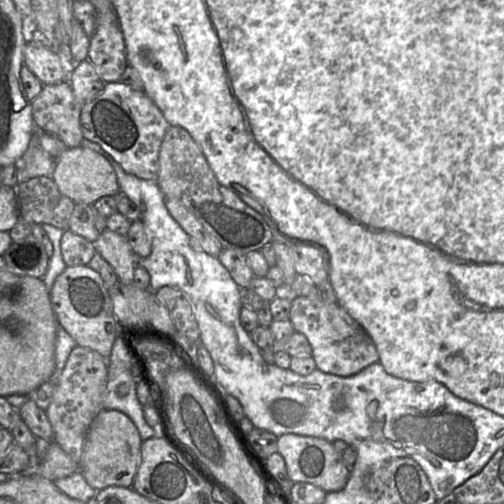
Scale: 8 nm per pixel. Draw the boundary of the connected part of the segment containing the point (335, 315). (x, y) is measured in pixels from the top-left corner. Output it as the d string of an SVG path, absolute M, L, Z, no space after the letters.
M320 296L292 297L289 320L295 332L308 339L316 368L322 372L348 377L379 362L379 354L371 337L338 303L325 302Z

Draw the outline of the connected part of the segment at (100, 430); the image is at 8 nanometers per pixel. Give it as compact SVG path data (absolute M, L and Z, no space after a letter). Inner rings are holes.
M101 410L85 437L79 471L96 491L110 486L132 487L140 464L142 440L132 420L118 410Z

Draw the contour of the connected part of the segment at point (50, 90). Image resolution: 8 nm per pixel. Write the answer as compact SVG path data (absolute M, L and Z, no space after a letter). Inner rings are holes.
M69 82L44 85L32 101L35 128L57 137L67 148L81 146L82 106Z

